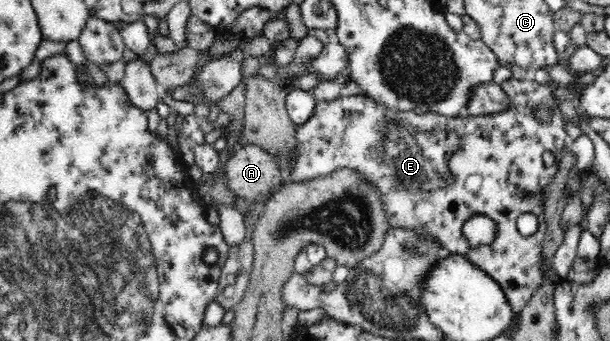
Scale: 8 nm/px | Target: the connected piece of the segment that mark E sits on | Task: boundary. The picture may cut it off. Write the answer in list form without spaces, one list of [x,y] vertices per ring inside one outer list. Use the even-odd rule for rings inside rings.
[[[511,77],[501,83],[501,87],[511,97],[513,106],[489,116],[481,114],[446,118],[411,115],[375,104],[364,94],[340,95],[335,100],[318,101],[311,118],[303,124],[294,125],[296,141],[292,150],[289,150],[289,158],[285,158],[290,166],[281,171],[282,182],[305,183],[315,178],[328,177],[343,168],[359,170],[369,181],[380,187],[385,209],[388,210],[389,226],[409,227],[419,234],[439,237],[453,255],[464,256],[497,281],[505,291],[513,311],[521,312],[542,281],[539,253],[546,233],[546,222],[537,194],[540,194],[543,187],[549,186],[552,178],[558,174],[564,140],[567,139],[566,118],[553,95],[557,84],[552,80],[548,84],[539,84],[532,77],[524,80]],[[535,110],[547,110],[549,120],[535,120]],[[523,191],[529,191],[531,196],[524,198]],[[525,212],[532,212],[538,220],[538,229],[530,236],[523,236],[517,231],[517,220]],[[473,216],[484,216],[495,223],[496,231],[489,244],[471,245],[463,235],[465,222]]]

